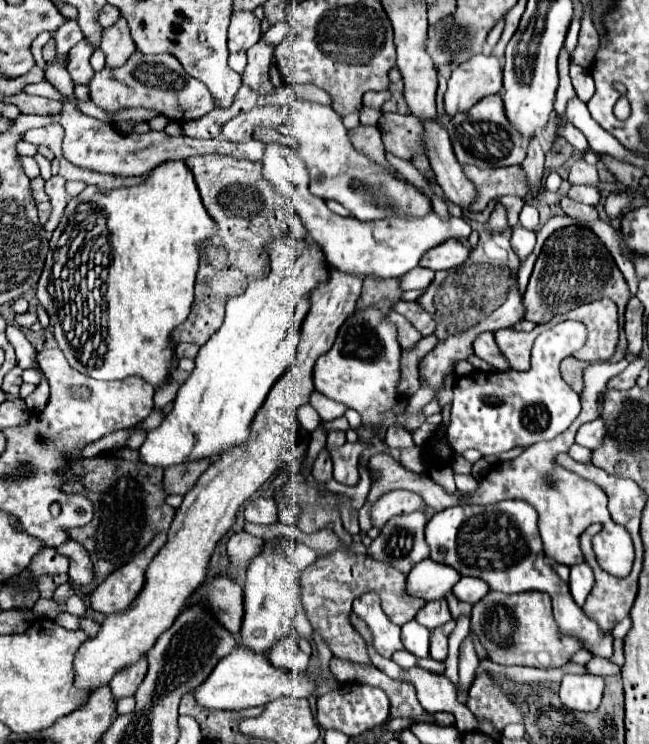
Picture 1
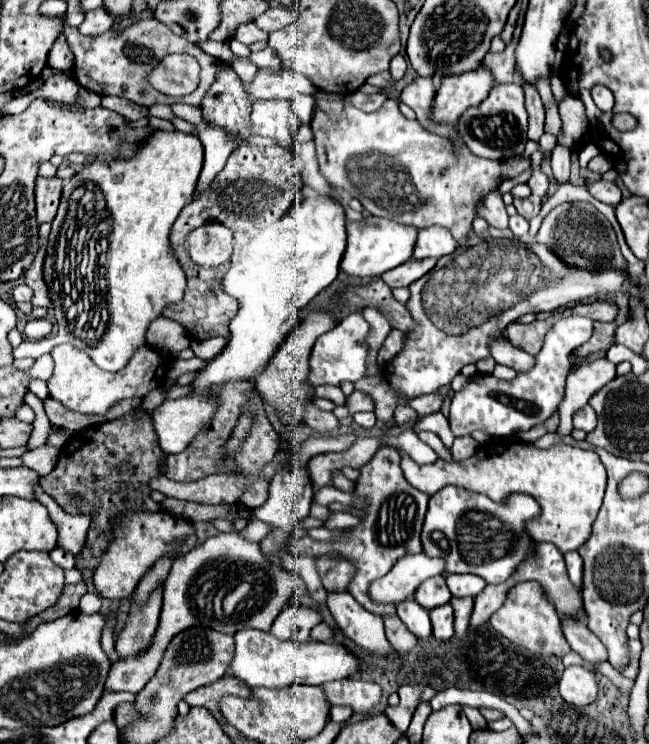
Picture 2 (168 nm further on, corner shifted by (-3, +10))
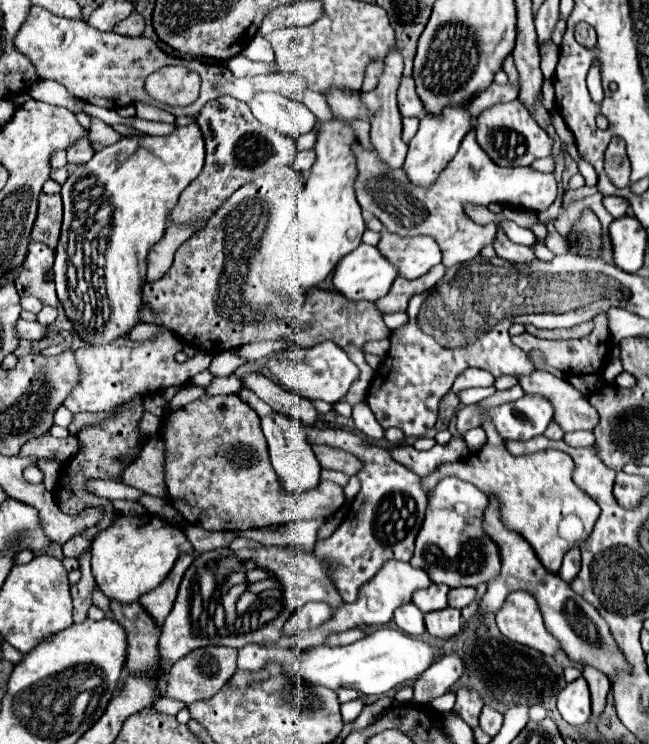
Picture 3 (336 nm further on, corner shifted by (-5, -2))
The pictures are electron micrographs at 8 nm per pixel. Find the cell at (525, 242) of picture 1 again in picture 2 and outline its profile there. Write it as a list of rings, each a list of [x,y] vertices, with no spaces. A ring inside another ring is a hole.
[[[520,214],[510,216],[510,230],[514,232],[514,236],[516,236],[516,238],[526,236],[526,232],[528,232],[528,220],[526,220],[526,218],[522,218]]]

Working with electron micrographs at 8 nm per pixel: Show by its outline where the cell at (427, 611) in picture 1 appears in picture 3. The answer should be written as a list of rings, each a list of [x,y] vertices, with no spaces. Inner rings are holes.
[[[430,584],[426,590],[418,590],[412,596],[412,602],[424,612],[434,612],[434,610],[444,610],[446,604],[446,594],[448,594],[448,586],[446,584]]]

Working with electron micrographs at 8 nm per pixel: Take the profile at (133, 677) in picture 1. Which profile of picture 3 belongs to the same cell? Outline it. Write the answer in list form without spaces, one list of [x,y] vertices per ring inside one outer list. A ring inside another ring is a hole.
[[[180,556],[178,562],[174,564],[172,572],[166,576],[166,580],[160,586],[156,586],[154,590],[140,596],[138,602],[146,608],[146,612],[150,612],[150,616],[154,616],[156,624],[164,624],[166,616],[170,614],[172,604],[176,600],[180,580],[182,580],[186,568],[192,564],[192,560],[194,560],[194,556]]]

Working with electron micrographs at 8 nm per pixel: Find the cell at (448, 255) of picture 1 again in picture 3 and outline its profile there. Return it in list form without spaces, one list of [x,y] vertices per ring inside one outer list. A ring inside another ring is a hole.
[[[384,228],[378,250],[398,268],[400,276],[408,280],[424,276],[432,266],[442,262],[442,250],[430,236],[402,238]]]

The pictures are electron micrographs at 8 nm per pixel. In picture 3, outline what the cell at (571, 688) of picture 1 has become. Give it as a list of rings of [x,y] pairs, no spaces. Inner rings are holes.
[[[582,676],[560,690],[558,710],[568,724],[580,726],[580,724],[588,722],[588,718],[592,714],[592,710],[590,710],[590,692],[588,692],[588,684]]]

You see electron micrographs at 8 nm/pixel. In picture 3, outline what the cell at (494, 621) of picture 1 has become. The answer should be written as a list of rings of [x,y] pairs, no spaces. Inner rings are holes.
[[[512,592],[496,614],[496,624],[516,644],[526,644],[544,656],[556,656],[560,652],[558,640],[544,626],[538,602],[528,592]]]

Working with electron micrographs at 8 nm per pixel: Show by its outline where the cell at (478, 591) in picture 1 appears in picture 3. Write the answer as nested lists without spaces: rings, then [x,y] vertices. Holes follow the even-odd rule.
[[[462,586],[462,588],[452,588],[448,592],[448,606],[458,608],[458,610],[470,606],[474,600],[476,600],[476,588],[464,588]]]

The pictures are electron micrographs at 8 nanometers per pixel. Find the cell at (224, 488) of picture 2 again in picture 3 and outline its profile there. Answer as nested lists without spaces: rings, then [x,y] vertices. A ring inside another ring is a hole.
[[[96,480],[96,482],[90,482],[88,486],[90,486],[90,490],[98,490],[98,496],[110,498],[110,500],[116,500],[116,498],[138,500],[138,496],[144,496],[142,490],[138,490],[138,488],[134,488],[134,486],[128,486],[128,484],[122,484],[122,482]]]

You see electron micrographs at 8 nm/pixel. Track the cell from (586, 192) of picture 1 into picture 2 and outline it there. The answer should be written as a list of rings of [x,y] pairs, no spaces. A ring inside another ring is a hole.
[[[598,180],[598,182],[590,184],[588,190],[590,190],[590,194],[594,198],[598,198],[600,202],[610,204],[610,206],[616,206],[620,202],[620,198],[622,198],[620,188],[614,182],[606,182],[606,180]]]

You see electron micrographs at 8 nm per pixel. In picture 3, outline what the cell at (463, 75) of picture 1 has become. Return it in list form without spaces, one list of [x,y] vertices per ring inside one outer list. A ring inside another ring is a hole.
[[[450,104],[438,116],[428,112],[420,120],[420,128],[408,144],[408,156],[404,162],[404,170],[410,178],[410,182],[418,184],[418,186],[430,186],[438,178],[438,172],[444,170],[444,166],[450,162],[450,156],[454,156],[458,152],[462,138],[472,130],[472,126],[474,126],[474,118],[468,112],[466,104]]]

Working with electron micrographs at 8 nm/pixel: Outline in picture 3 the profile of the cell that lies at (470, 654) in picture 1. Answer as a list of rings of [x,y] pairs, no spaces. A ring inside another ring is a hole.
[[[490,500],[490,506],[486,510],[484,528],[500,546],[502,570],[500,570],[500,576],[488,584],[486,594],[478,602],[478,608],[482,614],[496,614],[498,608],[502,608],[502,604],[510,592],[526,590],[538,600],[548,632],[560,640],[560,644],[570,660],[574,660],[578,664],[590,664],[608,676],[612,676],[616,670],[628,668],[624,656],[618,652],[614,638],[610,636],[608,624],[602,620],[598,610],[592,604],[588,604],[586,600],[582,600],[582,596],[578,596],[570,588],[570,584],[564,582],[558,574],[544,568],[536,556],[534,548],[530,548],[530,544],[522,536],[504,528],[504,524],[500,522],[500,516],[498,516],[498,504],[494,504],[494,500]]]

